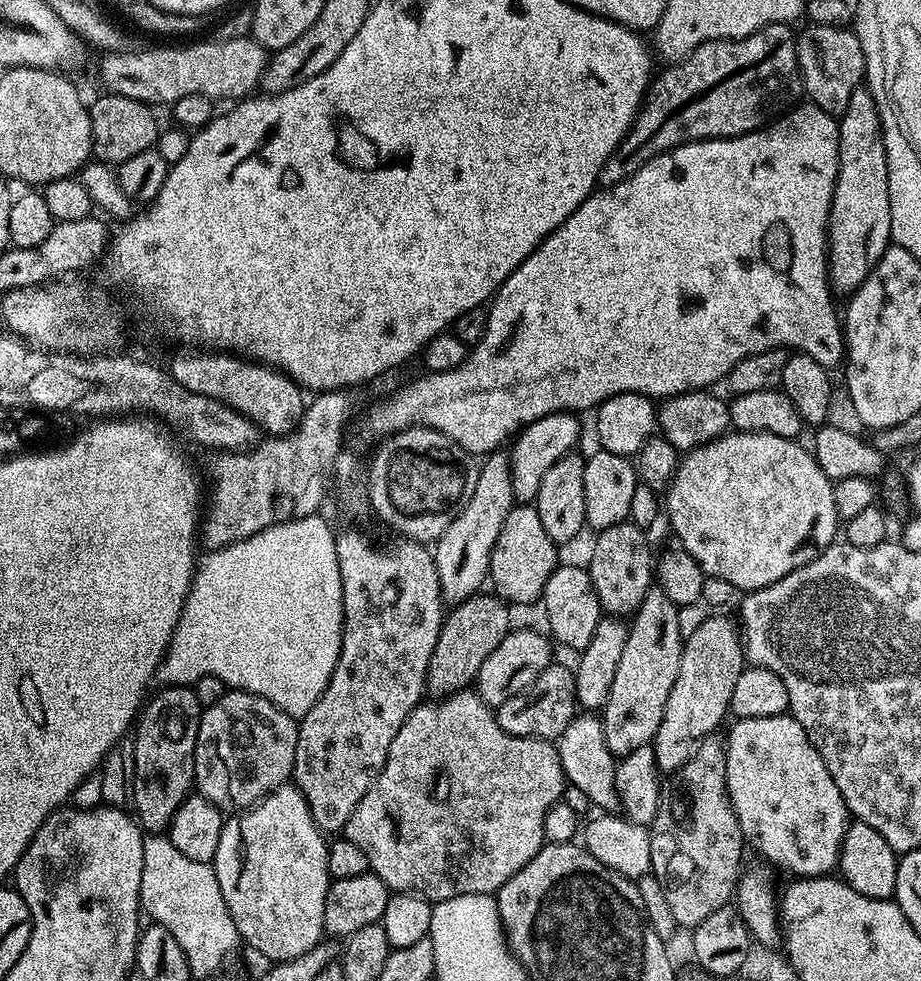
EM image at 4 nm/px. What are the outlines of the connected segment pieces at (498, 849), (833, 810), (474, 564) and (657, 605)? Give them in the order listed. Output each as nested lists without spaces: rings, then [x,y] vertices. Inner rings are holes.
[[[474,690],[456,692],[452,696],[428,703],[432,704],[417,704],[406,722],[402,722],[402,730],[394,734],[394,742],[390,742],[390,754],[386,754],[386,762],[376,776],[376,781],[372,783],[370,790],[366,790],[362,802],[354,806],[354,814],[350,814],[346,826],[342,829],[343,839],[354,842],[354,846],[358,846],[358,850],[366,854],[372,873],[382,878],[382,882],[386,882],[386,886],[393,893],[415,894],[423,896],[429,902],[457,900],[462,894],[495,894],[503,884],[510,882],[510,878],[514,878],[514,874],[518,874],[518,870],[522,870],[522,866],[526,866],[526,862],[530,862],[530,858],[534,858],[534,854],[538,854],[538,850],[546,843],[546,814],[554,805],[561,803],[566,787],[559,747],[553,741],[539,740],[536,736],[506,734],[506,730],[498,726],[495,711],[489,708],[488,703]]]
[[[791,714],[783,716],[767,716],[766,718],[746,718],[745,720],[737,719],[736,725],[729,730],[726,735],[724,753],[726,754],[726,786],[728,787],[728,797],[732,803],[734,814],[738,818],[738,826],[742,830],[745,841],[752,844],[761,852],[763,859],[770,864],[779,868],[785,868],[791,875],[796,878],[815,878],[817,876],[828,876],[829,873],[839,865],[840,847],[844,841],[844,835],[850,823],[850,813],[842,794],[838,794],[838,786],[834,786],[834,778],[830,778],[830,770],[826,770],[826,762],[818,754],[818,750],[810,742],[806,730]]]
[[[507,451],[487,453],[479,461],[478,467],[478,482],[474,482],[474,494],[470,494],[470,502],[462,506],[454,522],[450,522],[450,526],[446,526],[444,533],[434,542],[432,557],[438,570],[440,595],[448,602],[465,600],[483,589],[480,587],[489,579],[488,567],[494,542],[498,542],[498,534],[502,534],[502,522],[506,522],[510,510],[517,503],[512,485],[512,457]]]
[[[654,584],[642,600],[642,606],[631,617],[628,624],[626,650],[622,650],[622,658],[618,662],[618,671],[614,674],[614,682],[610,682],[610,694],[602,709],[606,746],[612,755],[623,758],[634,754],[634,750],[652,744],[658,734],[658,726],[662,726],[662,714],[666,710],[666,698],[670,698],[670,690],[674,687],[674,678],[678,678],[678,666],[682,662],[685,633],[680,633],[679,605]]]

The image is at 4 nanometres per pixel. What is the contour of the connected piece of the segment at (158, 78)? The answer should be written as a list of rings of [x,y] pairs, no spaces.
[[[235,36],[229,40],[213,38],[213,40],[206,41],[205,44],[188,44],[185,48],[144,48],[141,52],[139,52],[139,50],[133,50],[131,52],[123,52],[122,54],[116,54],[114,52],[107,53],[107,55],[101,59],[104,61],[100,64],[100,80],[105,84],[105,89],[107,89],[108,92],[116,92],[120,96],[140,100],[149,106],[156,106],[156,103],[164,104],[164,106],[171,106],[178,98],[186,98],[186,94],[202,94],[203,96],[210,96],[213,101],[216,102],[220,102],[220,100],[232,100],[228,102],[236,102],[257,91],[260,83],[260,76],[264,72],[265,66],[268,64],[268,58],[269,53],[265,48],[260,45],[257,40],[251,39],[248,36]]]

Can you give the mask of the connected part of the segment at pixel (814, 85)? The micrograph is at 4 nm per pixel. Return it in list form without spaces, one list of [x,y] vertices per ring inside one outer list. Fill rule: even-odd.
[[[807,25],[808,29],[796,37],[796,53],[800,63],[800,79],[803,91],[811,103],[818,105],[822,111],[833,114],[843,113],[850,94],[861,87],[865,79],[864,55],[855,31],[834,26]]]

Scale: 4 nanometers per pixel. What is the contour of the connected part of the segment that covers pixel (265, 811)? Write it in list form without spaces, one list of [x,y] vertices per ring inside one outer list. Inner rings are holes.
[[[292,782],[286,783],[280,788],[275,788],[269,796],[253,804],[251,808],[245,808],[243,812],[229,815],[225,819],[224,829],[218,838],[218,850],[214,861],[218,886],[222,886],[222,898],[226,898],[226,910],[230,910],[230,918],[234,918],[234,926],[238,930],[241,941],[245,945],[248,943],[254,951],[261,952],[268,959],[268,962],[296,959],[299,955],[304,954],[319,943],[325,935],[324,907],[326,906],[326,894],[330,883],[328,846],[329,841],[326,839],[325,833],[320,831],[310,814],[310,806],[306,802],[306,798],[300,793],[300,789],[296,787],[295,783]]]

